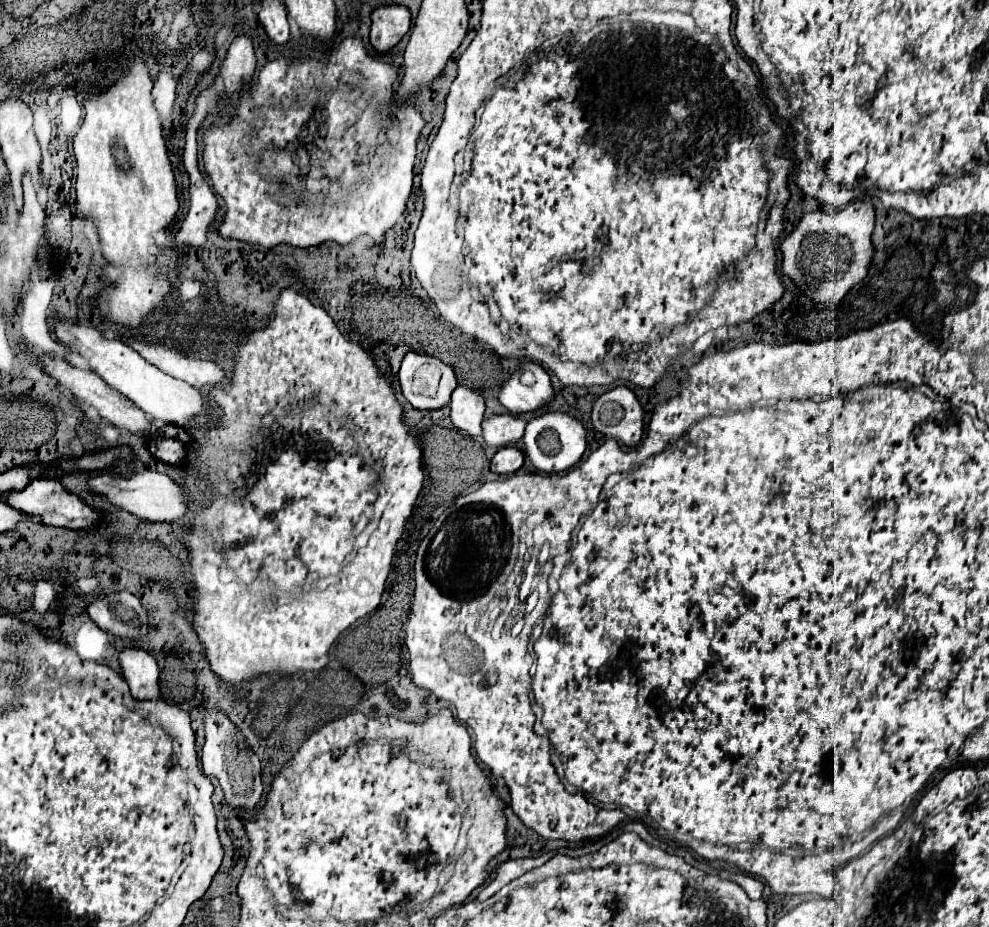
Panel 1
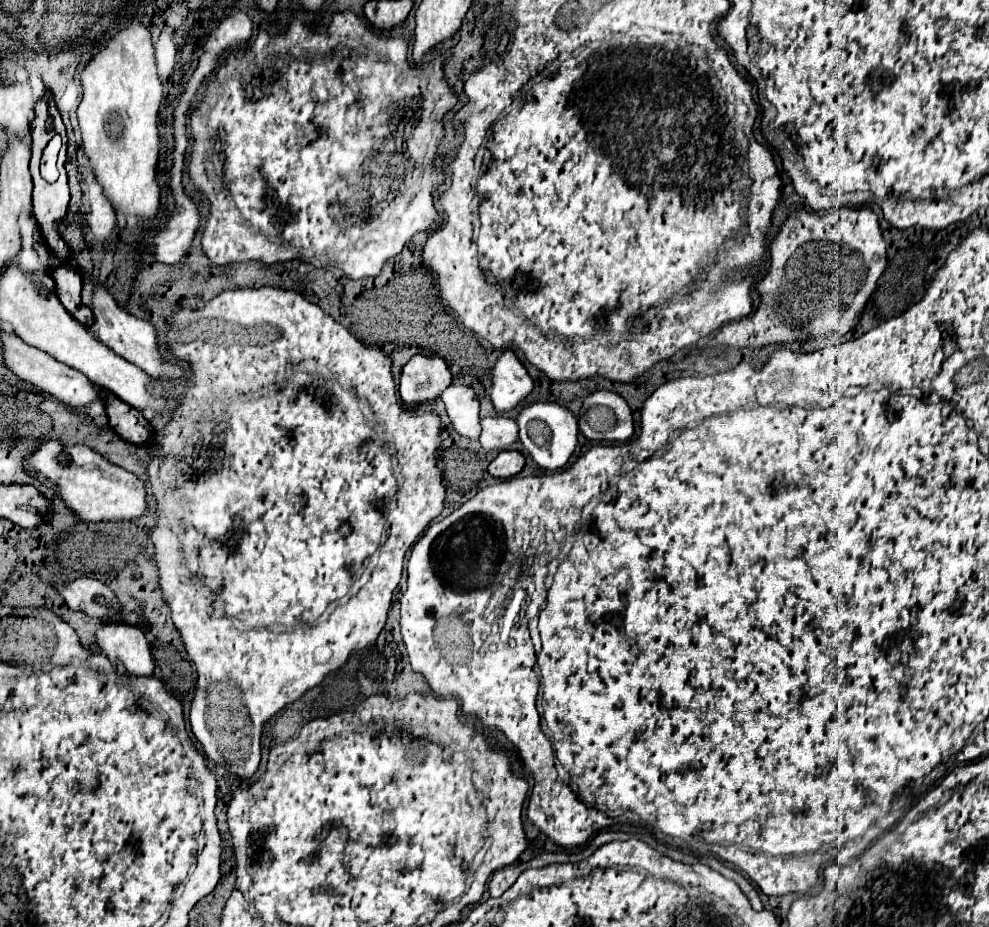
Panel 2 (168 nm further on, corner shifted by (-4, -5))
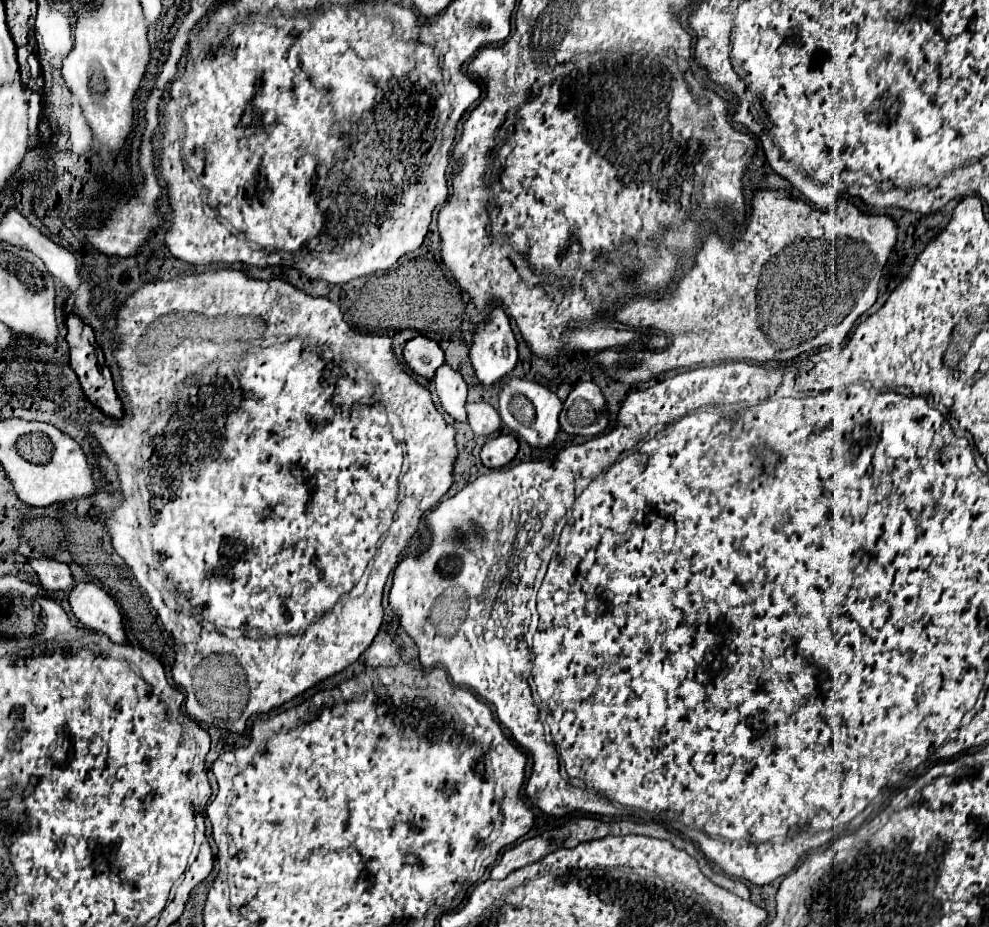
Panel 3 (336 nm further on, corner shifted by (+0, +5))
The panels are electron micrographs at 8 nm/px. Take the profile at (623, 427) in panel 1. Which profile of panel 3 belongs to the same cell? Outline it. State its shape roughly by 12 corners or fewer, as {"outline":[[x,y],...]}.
{"outline":[[579,382],[559,424],[571,436],[597,436],[609,424],[599,386]]}

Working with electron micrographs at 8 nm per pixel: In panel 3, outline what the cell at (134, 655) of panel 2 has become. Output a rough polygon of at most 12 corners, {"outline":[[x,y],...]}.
{"outline":[[75,582],[69,604],[87,628],[127,642],[119,606],[97,584]]}

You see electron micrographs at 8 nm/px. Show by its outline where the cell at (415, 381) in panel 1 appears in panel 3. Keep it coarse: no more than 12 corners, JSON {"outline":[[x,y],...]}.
{"outline":[[425,336],[409,340],[407,366],[427,380],[443,364],[443,350]]}

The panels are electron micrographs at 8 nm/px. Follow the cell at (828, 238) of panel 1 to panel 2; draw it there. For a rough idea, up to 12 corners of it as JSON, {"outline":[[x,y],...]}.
{"outline":[[869,208],[793,212],[763,306],[709,344],[847,334],[887,266]]}

